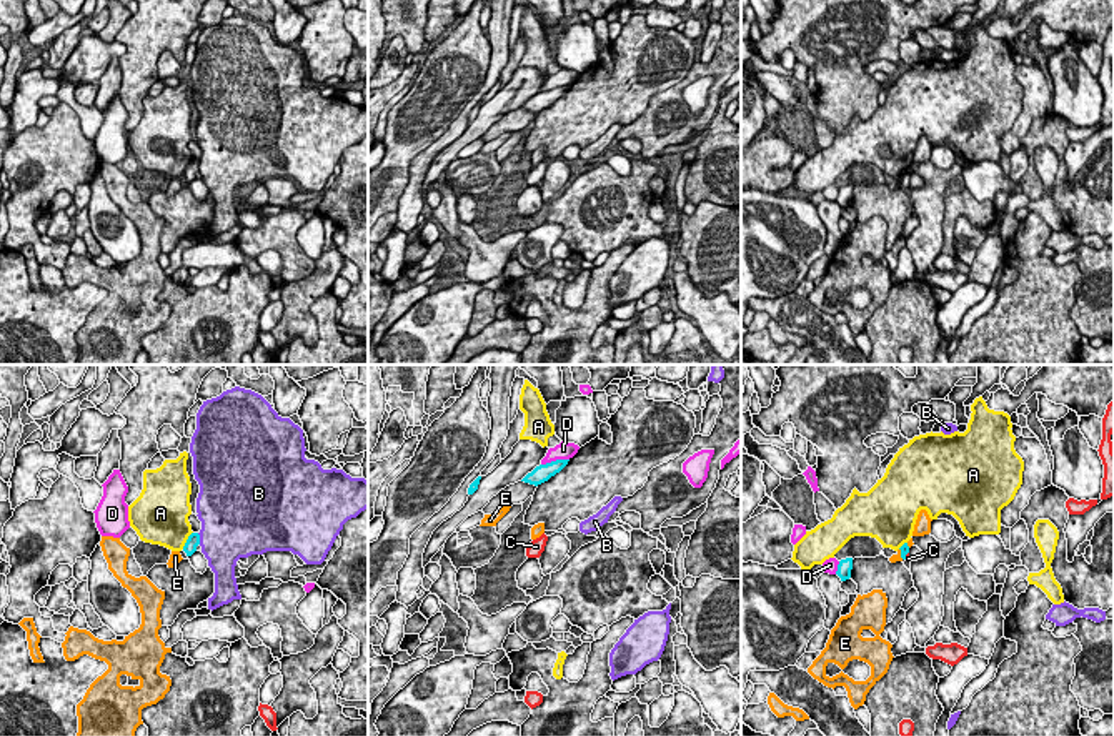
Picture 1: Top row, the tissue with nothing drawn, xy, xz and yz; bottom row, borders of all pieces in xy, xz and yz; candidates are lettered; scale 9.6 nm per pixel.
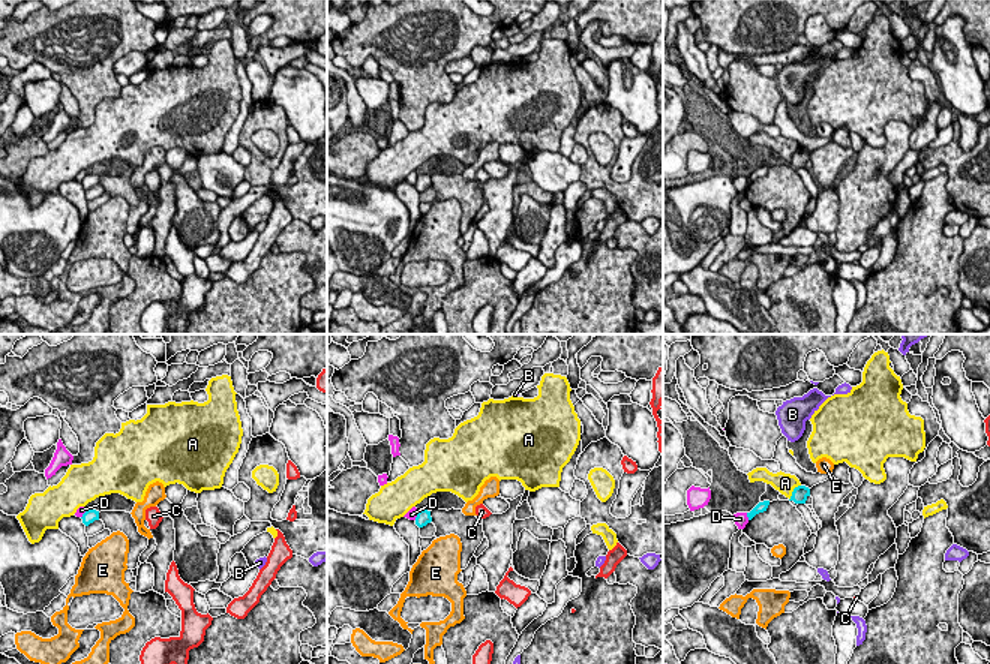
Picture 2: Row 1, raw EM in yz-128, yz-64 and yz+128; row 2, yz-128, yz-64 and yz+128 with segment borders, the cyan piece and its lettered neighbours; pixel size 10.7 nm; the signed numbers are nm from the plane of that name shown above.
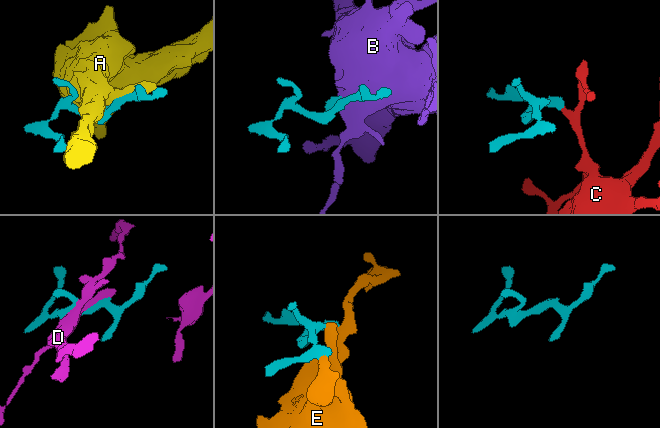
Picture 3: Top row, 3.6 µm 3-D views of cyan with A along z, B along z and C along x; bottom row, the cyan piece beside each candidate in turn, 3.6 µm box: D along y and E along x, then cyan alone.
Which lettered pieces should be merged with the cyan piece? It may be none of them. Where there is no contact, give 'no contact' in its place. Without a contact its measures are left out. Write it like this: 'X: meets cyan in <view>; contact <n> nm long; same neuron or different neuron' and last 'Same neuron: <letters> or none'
A: meets cyan in xy; contact 200 nm long; different neuron
B: meets cyan in xy; contact 120 nm long; different neuron
C: meets cyan in yz; contact 90 nm long; same neuron
D: meets cyan in xz; contact 280 nm long; different neuron
E: meets cyan in yz; contact 120 nm long; different neuron
Same neuron: C

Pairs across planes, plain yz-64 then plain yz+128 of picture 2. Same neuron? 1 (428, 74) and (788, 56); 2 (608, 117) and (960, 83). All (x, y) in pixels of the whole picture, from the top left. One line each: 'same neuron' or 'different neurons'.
1: different neurons
2: different neurons

